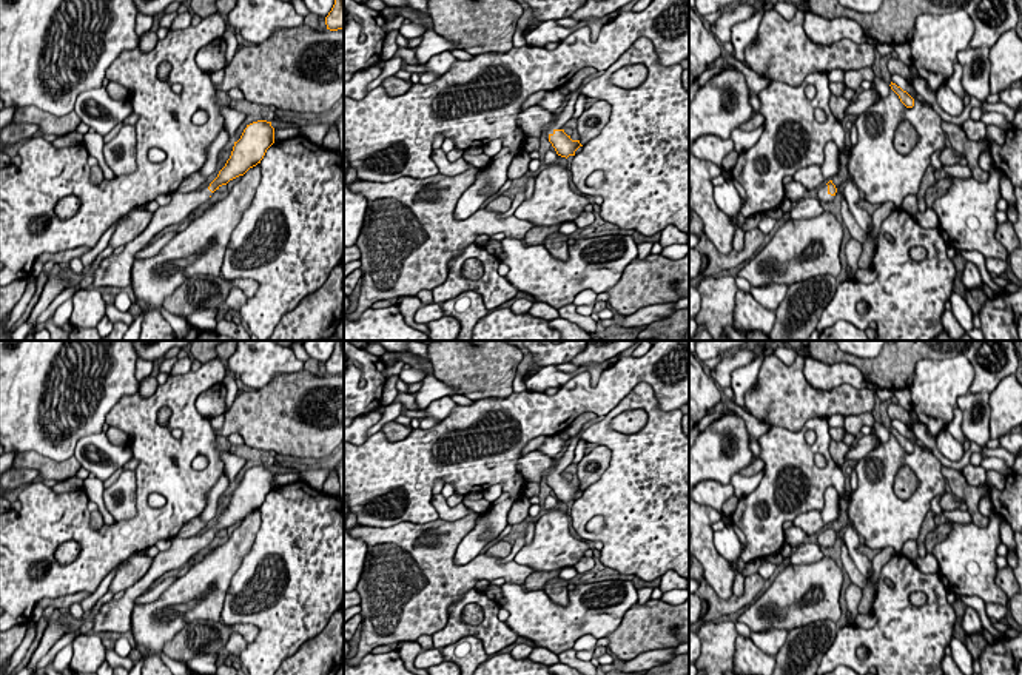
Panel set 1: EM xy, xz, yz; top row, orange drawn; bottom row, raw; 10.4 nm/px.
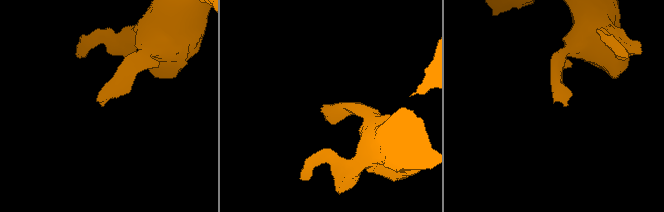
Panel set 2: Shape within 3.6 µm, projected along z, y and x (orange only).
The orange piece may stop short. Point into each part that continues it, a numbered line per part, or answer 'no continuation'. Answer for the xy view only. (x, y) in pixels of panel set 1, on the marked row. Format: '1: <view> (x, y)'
1: xy (114, 270)

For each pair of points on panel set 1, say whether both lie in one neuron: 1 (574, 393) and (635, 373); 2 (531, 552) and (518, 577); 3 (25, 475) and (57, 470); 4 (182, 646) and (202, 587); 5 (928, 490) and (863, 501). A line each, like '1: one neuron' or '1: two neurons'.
1: one neuron
2: two neurons
3: two neurons
4: two neurons
5: one neuron

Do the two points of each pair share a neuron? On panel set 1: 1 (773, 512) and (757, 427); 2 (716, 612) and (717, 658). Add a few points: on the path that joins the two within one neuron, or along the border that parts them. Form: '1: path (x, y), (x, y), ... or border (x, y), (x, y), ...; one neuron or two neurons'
1: border (769, 424), (757, 444); two neurons
2: border (720, 618), (705, 621); two neurons

